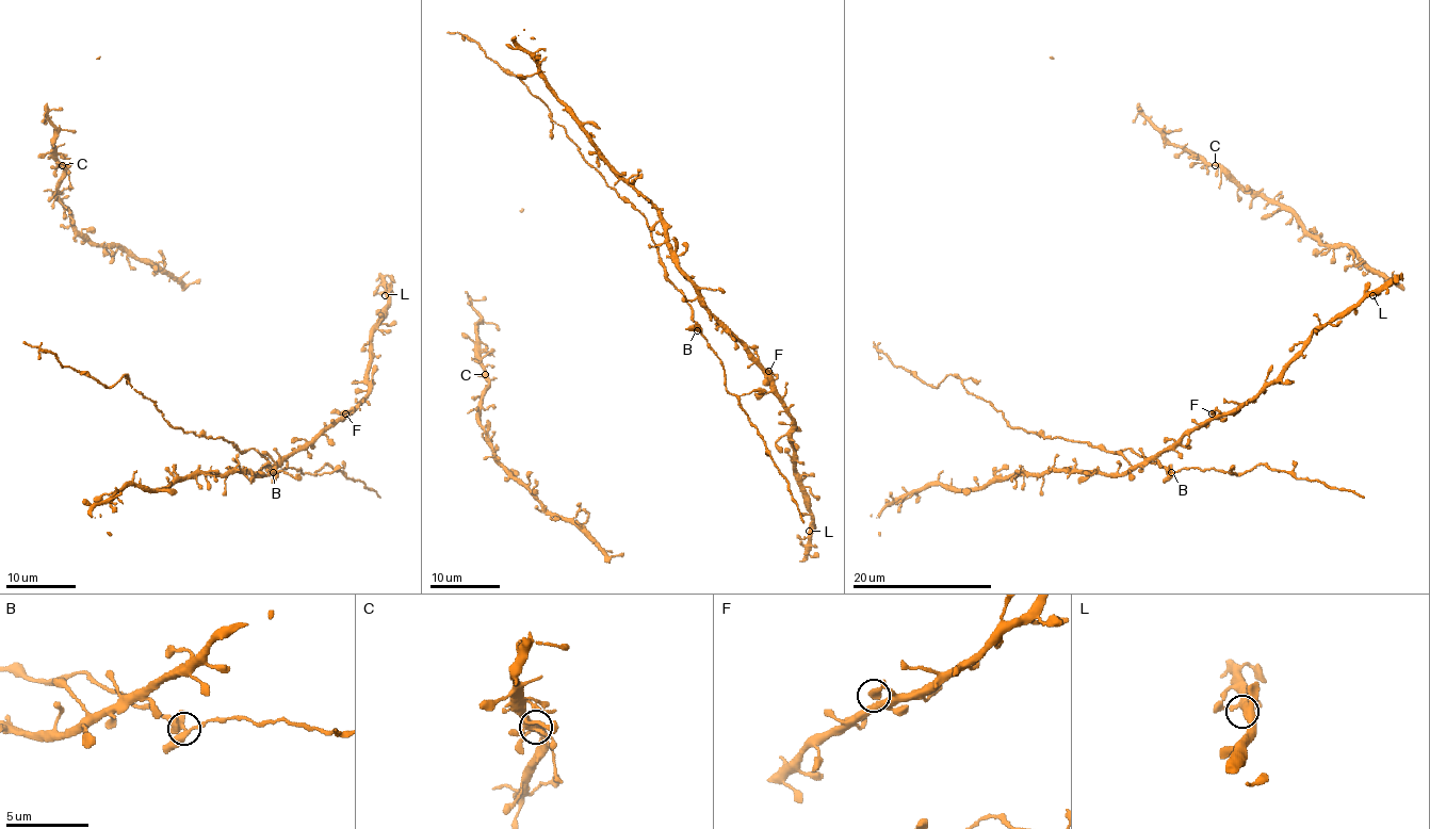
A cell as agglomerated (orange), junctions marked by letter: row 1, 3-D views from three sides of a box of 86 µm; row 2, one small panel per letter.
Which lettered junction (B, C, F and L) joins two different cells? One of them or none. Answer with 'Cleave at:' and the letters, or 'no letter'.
Cleave at: no letter

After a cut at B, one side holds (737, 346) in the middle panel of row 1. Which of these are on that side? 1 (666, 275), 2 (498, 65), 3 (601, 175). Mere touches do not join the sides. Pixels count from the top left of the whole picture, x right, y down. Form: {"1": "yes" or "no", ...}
{"1": "no", "2": "no", "3": "no"}

